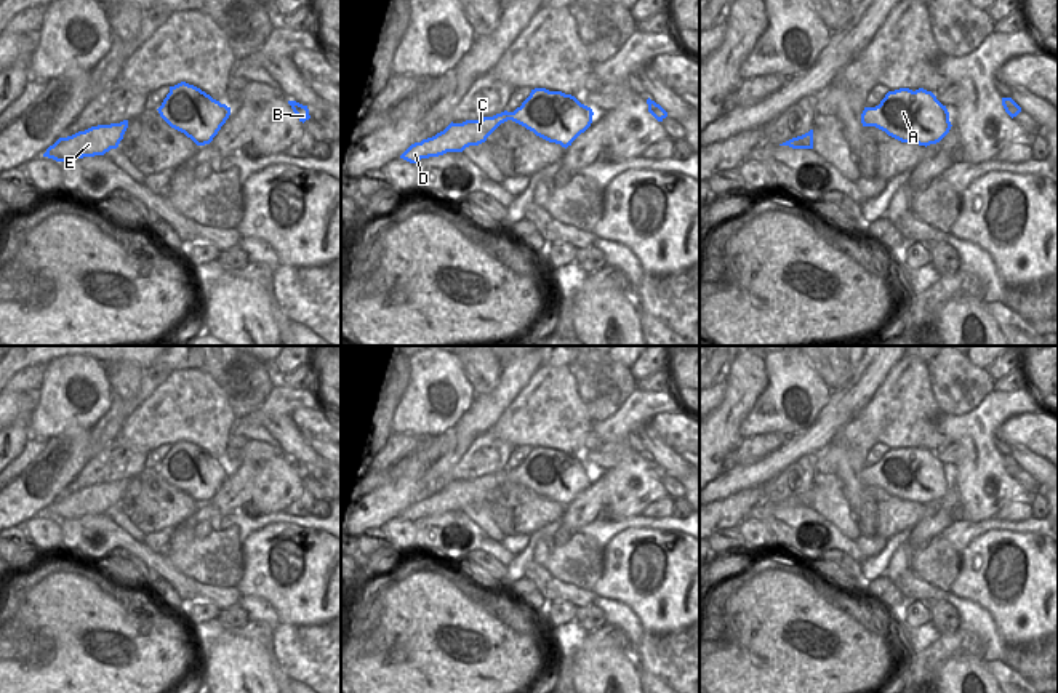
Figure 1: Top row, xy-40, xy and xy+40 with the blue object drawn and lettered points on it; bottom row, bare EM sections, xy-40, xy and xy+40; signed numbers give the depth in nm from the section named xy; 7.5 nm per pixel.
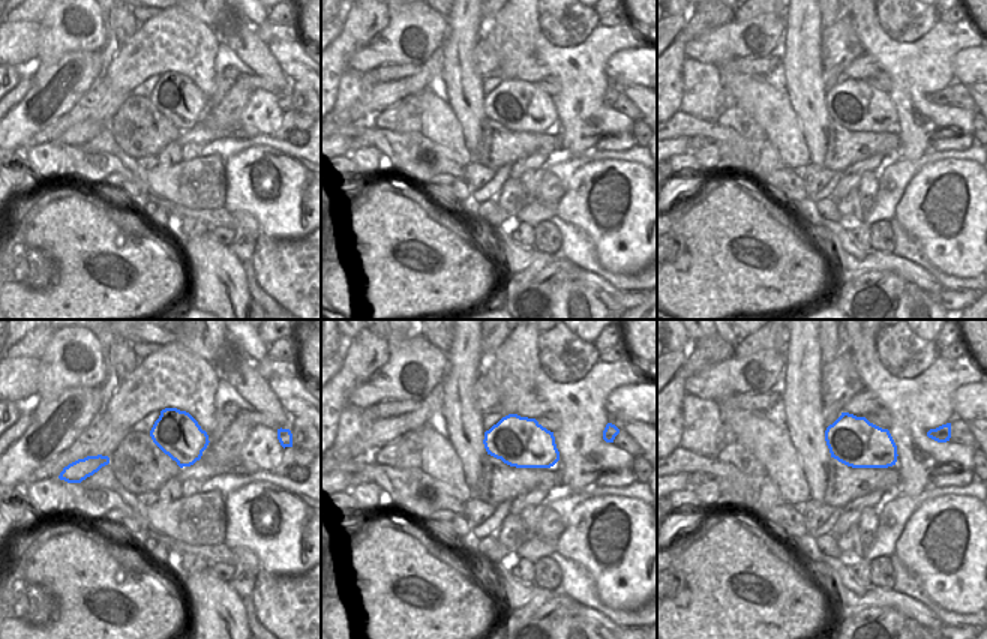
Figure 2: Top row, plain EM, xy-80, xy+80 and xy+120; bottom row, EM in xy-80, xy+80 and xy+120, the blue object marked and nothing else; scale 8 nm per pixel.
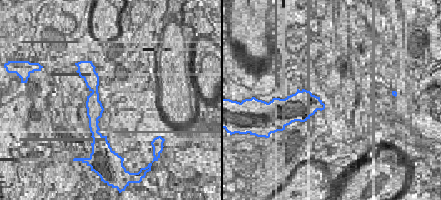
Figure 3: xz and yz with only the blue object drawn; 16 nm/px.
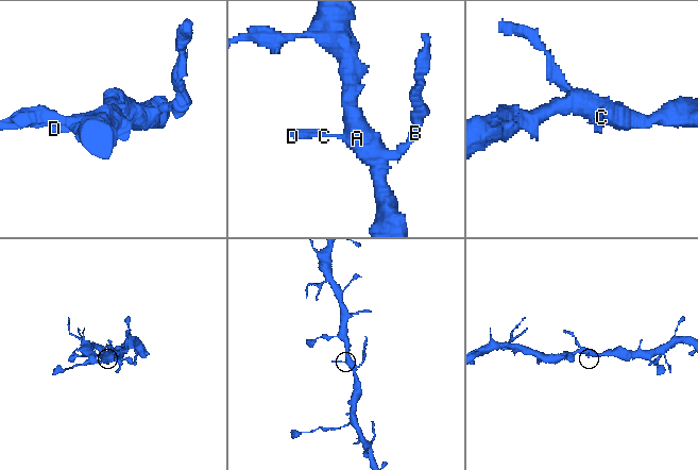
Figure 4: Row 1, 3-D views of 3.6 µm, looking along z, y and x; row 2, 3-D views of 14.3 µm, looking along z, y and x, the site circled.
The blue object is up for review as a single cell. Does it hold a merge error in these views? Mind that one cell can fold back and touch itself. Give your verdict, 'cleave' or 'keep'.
keep

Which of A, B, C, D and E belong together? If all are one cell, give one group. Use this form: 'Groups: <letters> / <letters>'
Groups: A B C D E.

